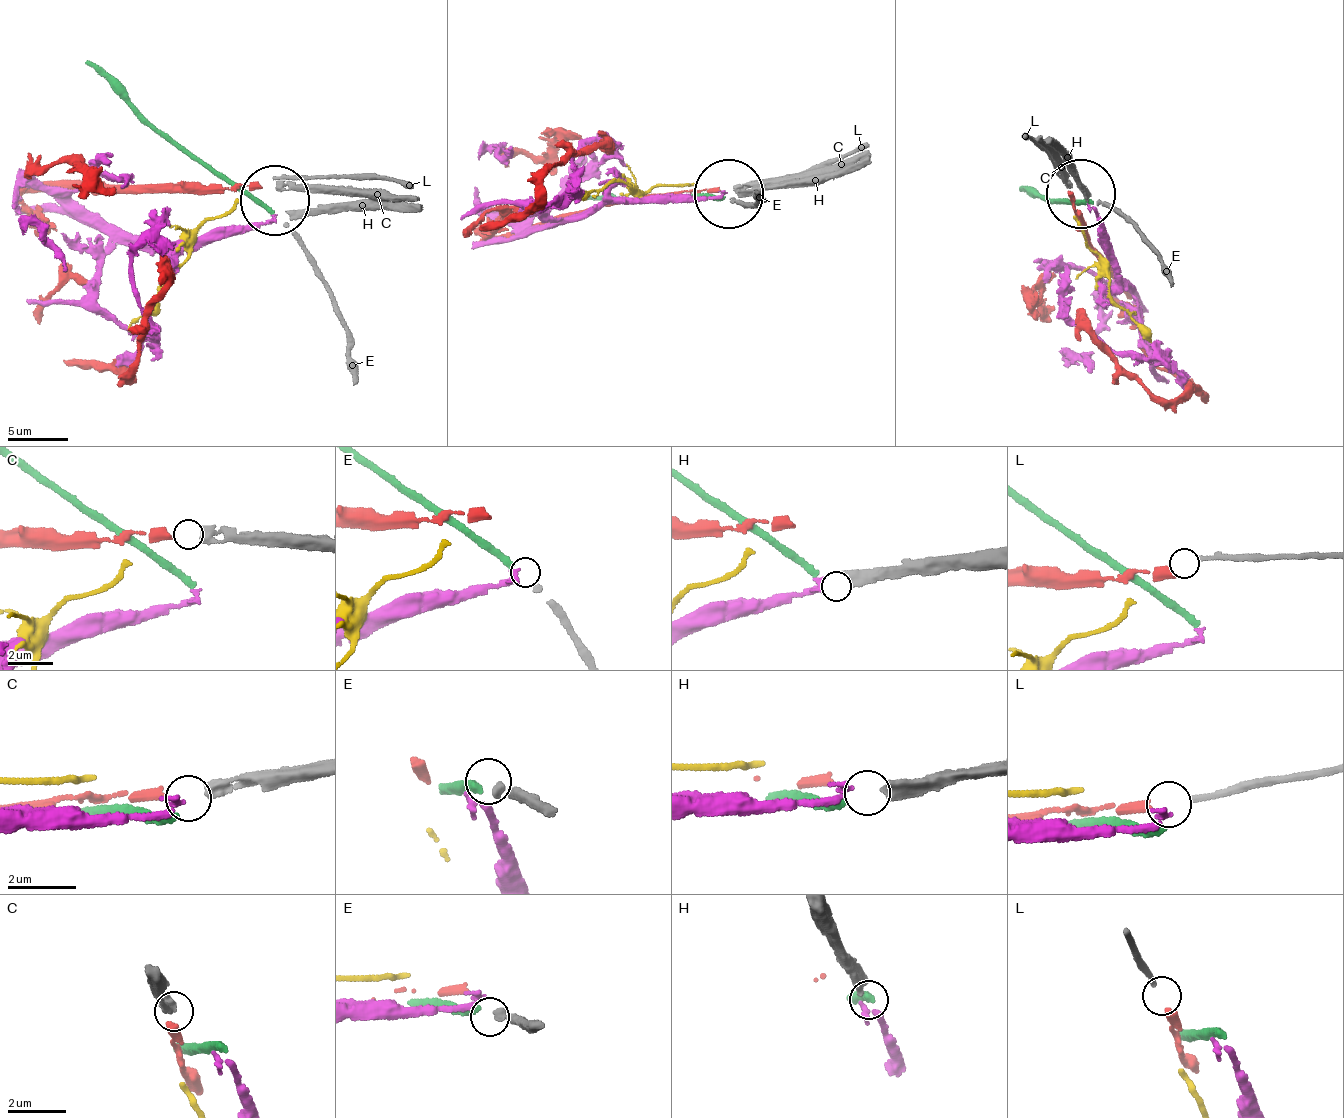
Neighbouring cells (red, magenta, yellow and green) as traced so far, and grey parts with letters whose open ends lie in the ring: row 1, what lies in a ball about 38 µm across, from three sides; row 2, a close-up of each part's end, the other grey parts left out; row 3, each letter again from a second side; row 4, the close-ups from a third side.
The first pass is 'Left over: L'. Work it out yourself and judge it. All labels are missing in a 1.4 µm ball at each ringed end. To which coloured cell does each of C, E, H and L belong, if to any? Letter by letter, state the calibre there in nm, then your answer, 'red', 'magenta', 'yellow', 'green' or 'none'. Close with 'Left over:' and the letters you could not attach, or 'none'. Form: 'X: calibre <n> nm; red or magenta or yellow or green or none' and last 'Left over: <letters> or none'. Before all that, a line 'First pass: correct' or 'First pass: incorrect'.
First pass: correct
C: calibre 400 nm; red
E: calibre 170 nm; green
H: calibre 440 nm; magenta
L: calibre 190 nm; none
Left over: L

